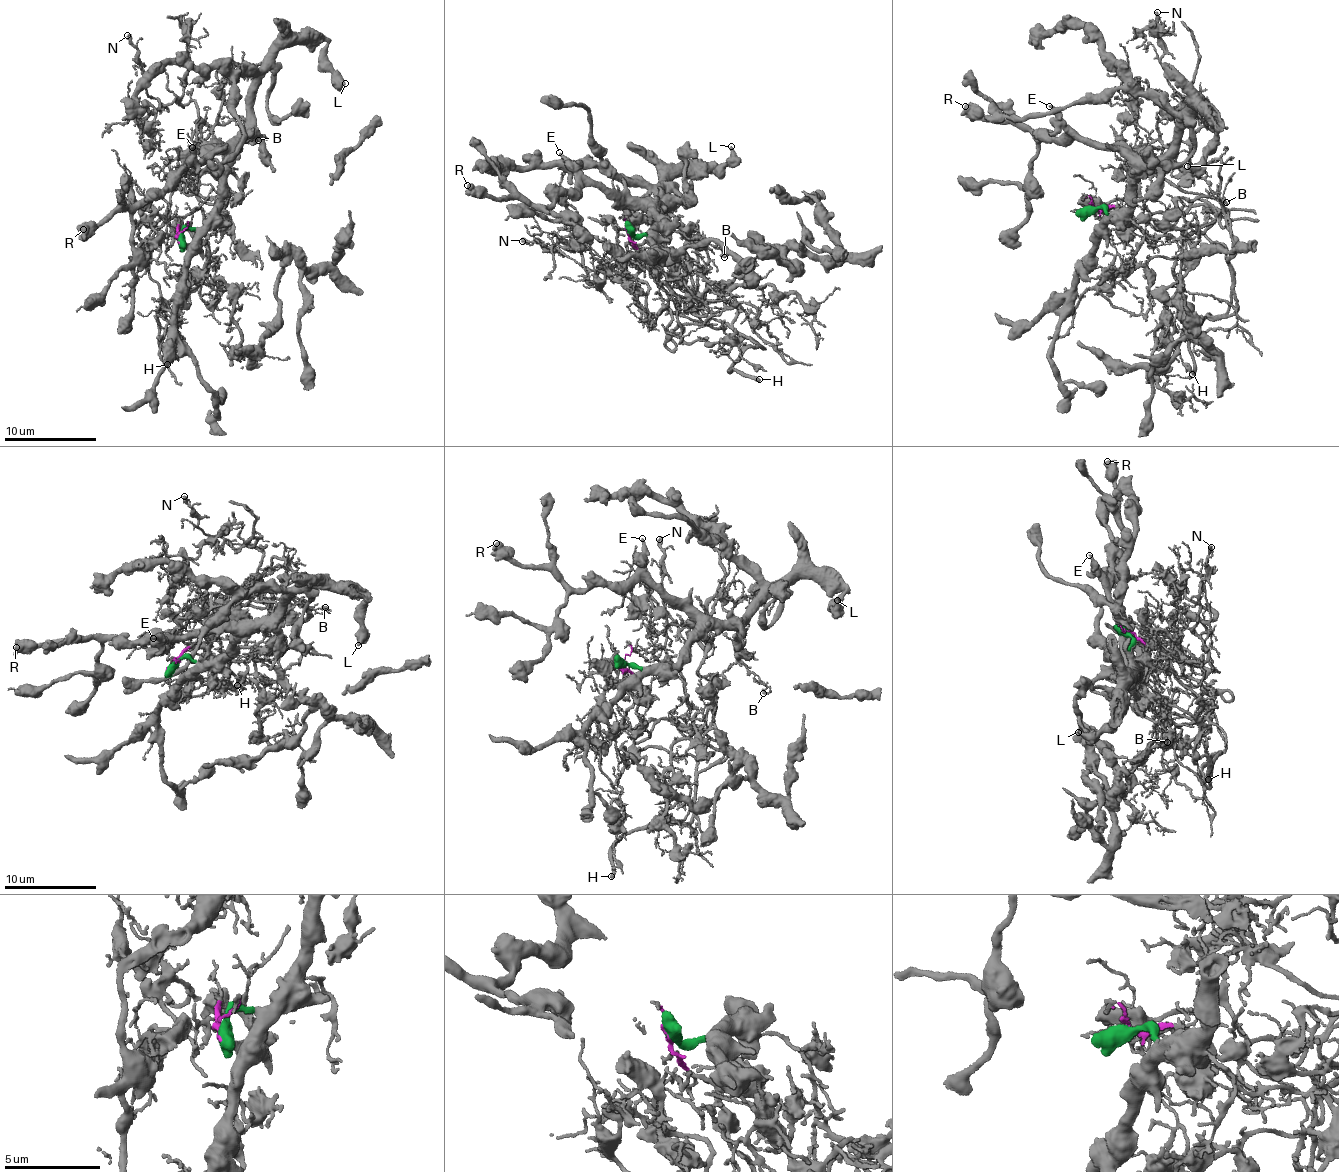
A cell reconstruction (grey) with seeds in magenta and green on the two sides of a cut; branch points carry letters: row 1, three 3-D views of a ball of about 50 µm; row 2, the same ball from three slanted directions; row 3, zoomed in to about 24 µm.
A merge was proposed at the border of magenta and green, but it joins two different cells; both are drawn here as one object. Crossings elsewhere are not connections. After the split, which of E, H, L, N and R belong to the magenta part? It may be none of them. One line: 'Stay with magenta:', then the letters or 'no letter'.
Stay with magenta: H, N

